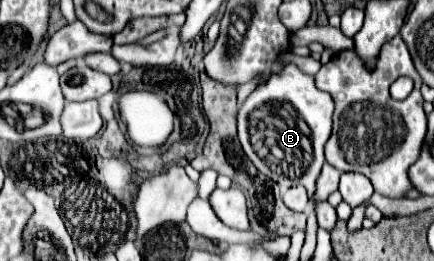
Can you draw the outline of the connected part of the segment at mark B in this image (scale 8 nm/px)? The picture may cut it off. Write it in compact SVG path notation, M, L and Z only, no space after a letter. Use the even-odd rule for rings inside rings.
M287 64L281 74L271 76L265 86L253 90L237 112L237 126L247 128L245 132L239 132L239 140L247 150L251 162L257 166L259 172L271 176L281 186L303 184L309 192L309 204L315 209L319 226L327 232L335 228L336 211L328 201L314 204L312 197L315 180L325 162L323 146L331 136L331 114L331 96L317 90L313 76L303 74L295 64Z

